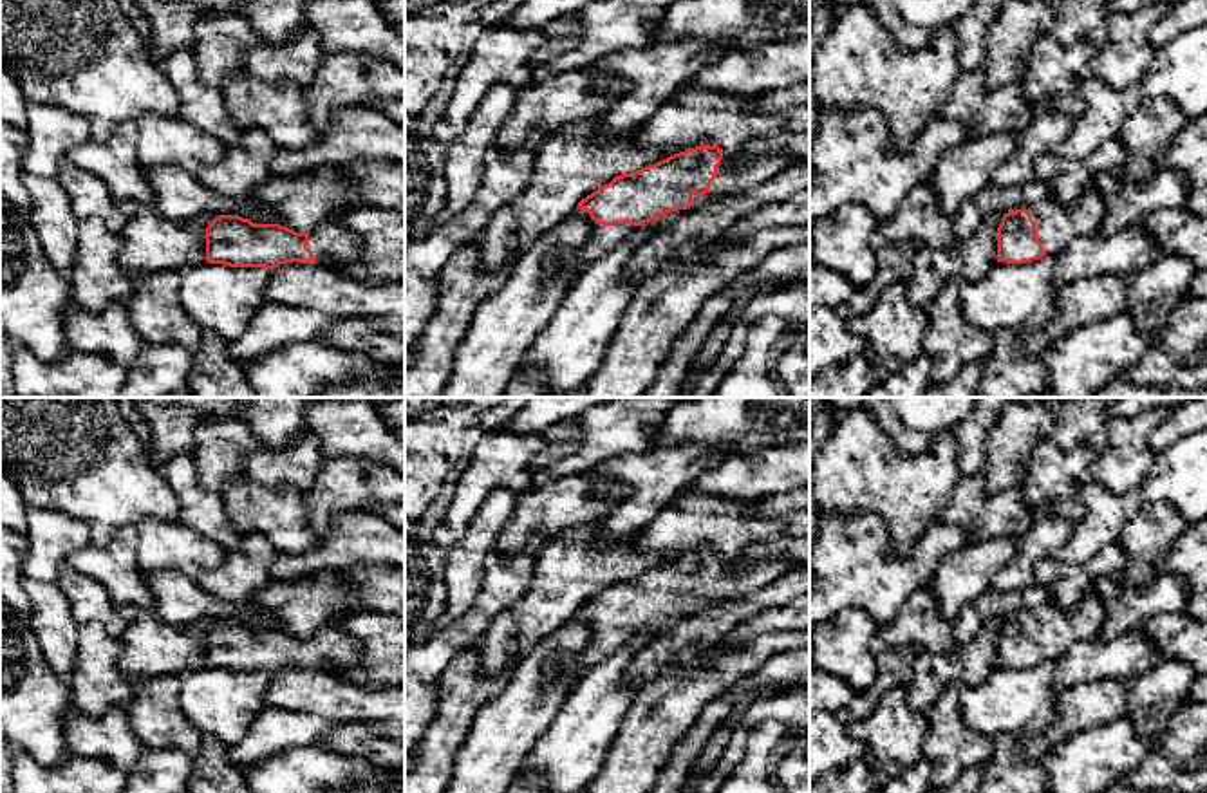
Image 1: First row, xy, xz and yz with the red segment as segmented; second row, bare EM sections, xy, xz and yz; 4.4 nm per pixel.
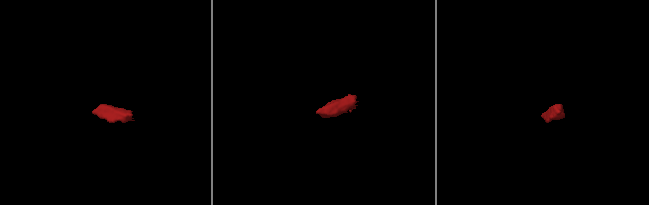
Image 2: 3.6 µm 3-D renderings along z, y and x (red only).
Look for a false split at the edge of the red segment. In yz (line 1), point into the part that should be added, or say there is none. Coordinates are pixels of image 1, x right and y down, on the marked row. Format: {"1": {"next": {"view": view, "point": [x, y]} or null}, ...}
{"1": {"next": {"view": "yz", "point": [1057, 223]}}}

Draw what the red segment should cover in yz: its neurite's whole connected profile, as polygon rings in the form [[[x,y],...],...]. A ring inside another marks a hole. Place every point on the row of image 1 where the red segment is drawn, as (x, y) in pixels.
[[[1088,190],[1071,202],[1044,197],[1028,210],[1003,215],[997,228],[997,262],[1025,264],[1057,255],[1082,235],[1099,235],[1106,197]]]

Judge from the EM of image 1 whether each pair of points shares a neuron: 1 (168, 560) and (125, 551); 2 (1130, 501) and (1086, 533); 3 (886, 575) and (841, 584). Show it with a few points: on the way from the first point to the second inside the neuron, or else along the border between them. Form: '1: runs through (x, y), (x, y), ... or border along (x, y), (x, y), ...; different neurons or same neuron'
1: border along (134, 528), (136, 564), (145, 573); different neurons
2: runs through (1119, 508), (1097, 528); same neuron
3: runs through (875, 577), (851, 577); same neuron

